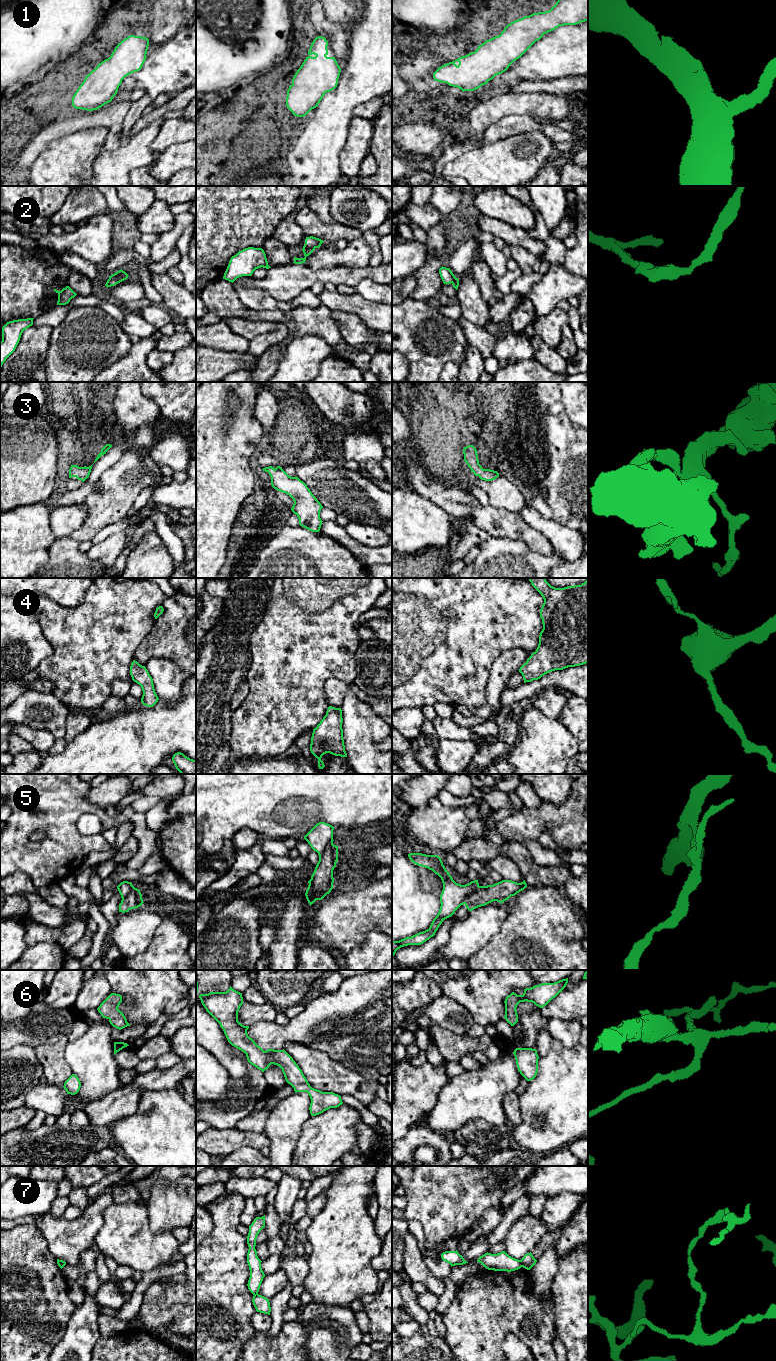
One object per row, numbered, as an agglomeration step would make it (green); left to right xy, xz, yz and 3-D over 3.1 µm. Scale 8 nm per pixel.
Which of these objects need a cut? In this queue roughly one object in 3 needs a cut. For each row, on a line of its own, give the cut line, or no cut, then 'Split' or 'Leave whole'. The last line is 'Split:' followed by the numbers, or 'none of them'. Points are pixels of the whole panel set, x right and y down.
1: No split. Leave whole
2: No split. Leave whole
3: No split. Leave whole
4: No split. Leave whole
5: Split along yz (479, 886), (466, 898), (464, 903). Split
6: No split. Leave whole
7: Split along yz (520, 1260), (522, 1266). Split
Split: 5, 7

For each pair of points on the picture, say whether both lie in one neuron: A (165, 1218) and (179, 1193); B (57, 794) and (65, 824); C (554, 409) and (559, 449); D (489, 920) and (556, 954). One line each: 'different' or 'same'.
A: same
B: same
C: different
D: different

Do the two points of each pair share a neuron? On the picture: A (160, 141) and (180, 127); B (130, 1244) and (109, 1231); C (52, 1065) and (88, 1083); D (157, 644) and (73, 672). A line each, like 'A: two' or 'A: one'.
A: one
B: one
C: two
D: two

